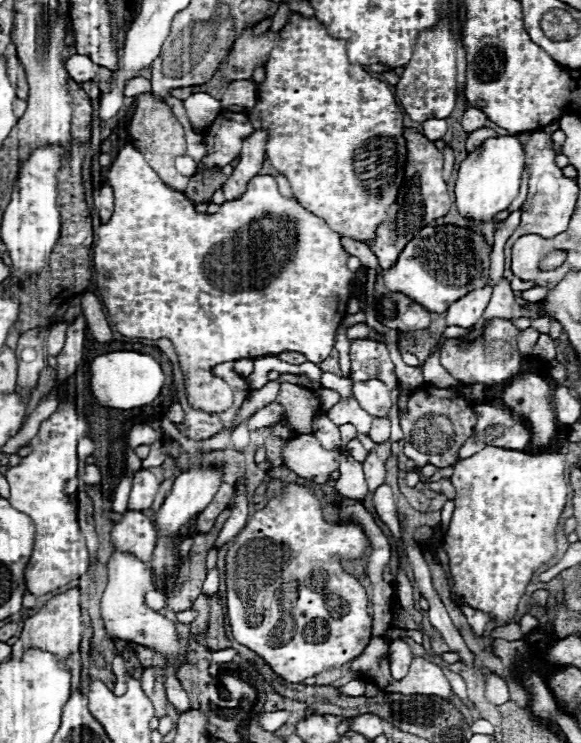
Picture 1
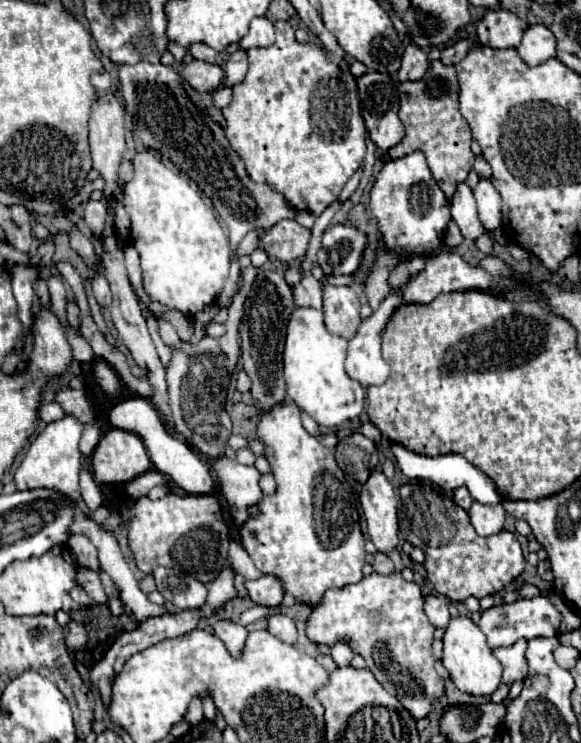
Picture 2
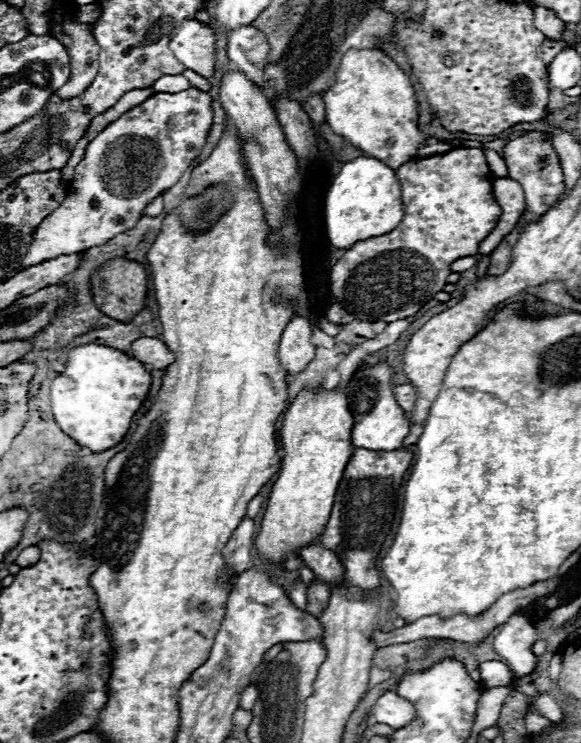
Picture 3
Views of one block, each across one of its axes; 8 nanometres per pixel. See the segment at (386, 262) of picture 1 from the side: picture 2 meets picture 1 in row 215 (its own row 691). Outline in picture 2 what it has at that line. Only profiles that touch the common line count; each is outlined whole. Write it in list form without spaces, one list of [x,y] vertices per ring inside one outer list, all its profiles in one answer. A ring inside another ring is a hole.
[[[370,574],[358,584],[340,590],[328,590],[312,616],[306,622],[306,632],[312,642],[334,644],[334,640],[348,642],[358,652],[376,680],[392,692],[414,718],[426,718],[434,702],[444,692],[444,680],[434,670],[432,642],[434,626],[424,612],[424,594],[416,582],[408,582],[402,574]]]

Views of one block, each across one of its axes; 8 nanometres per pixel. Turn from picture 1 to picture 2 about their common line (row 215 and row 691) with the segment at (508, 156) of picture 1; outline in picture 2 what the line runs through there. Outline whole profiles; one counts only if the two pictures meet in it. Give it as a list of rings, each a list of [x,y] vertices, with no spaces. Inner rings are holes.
[[[466,616],[452,618],[442,642],[444,642],[442,664],[450,672],[450,678],[458,686],[458,690],[468,692],[472,696],[492,696],[500,688],[502,664],[494,658],[492,650],[486,644],[486,636],[480,632],[480,628],[470,618]]]

